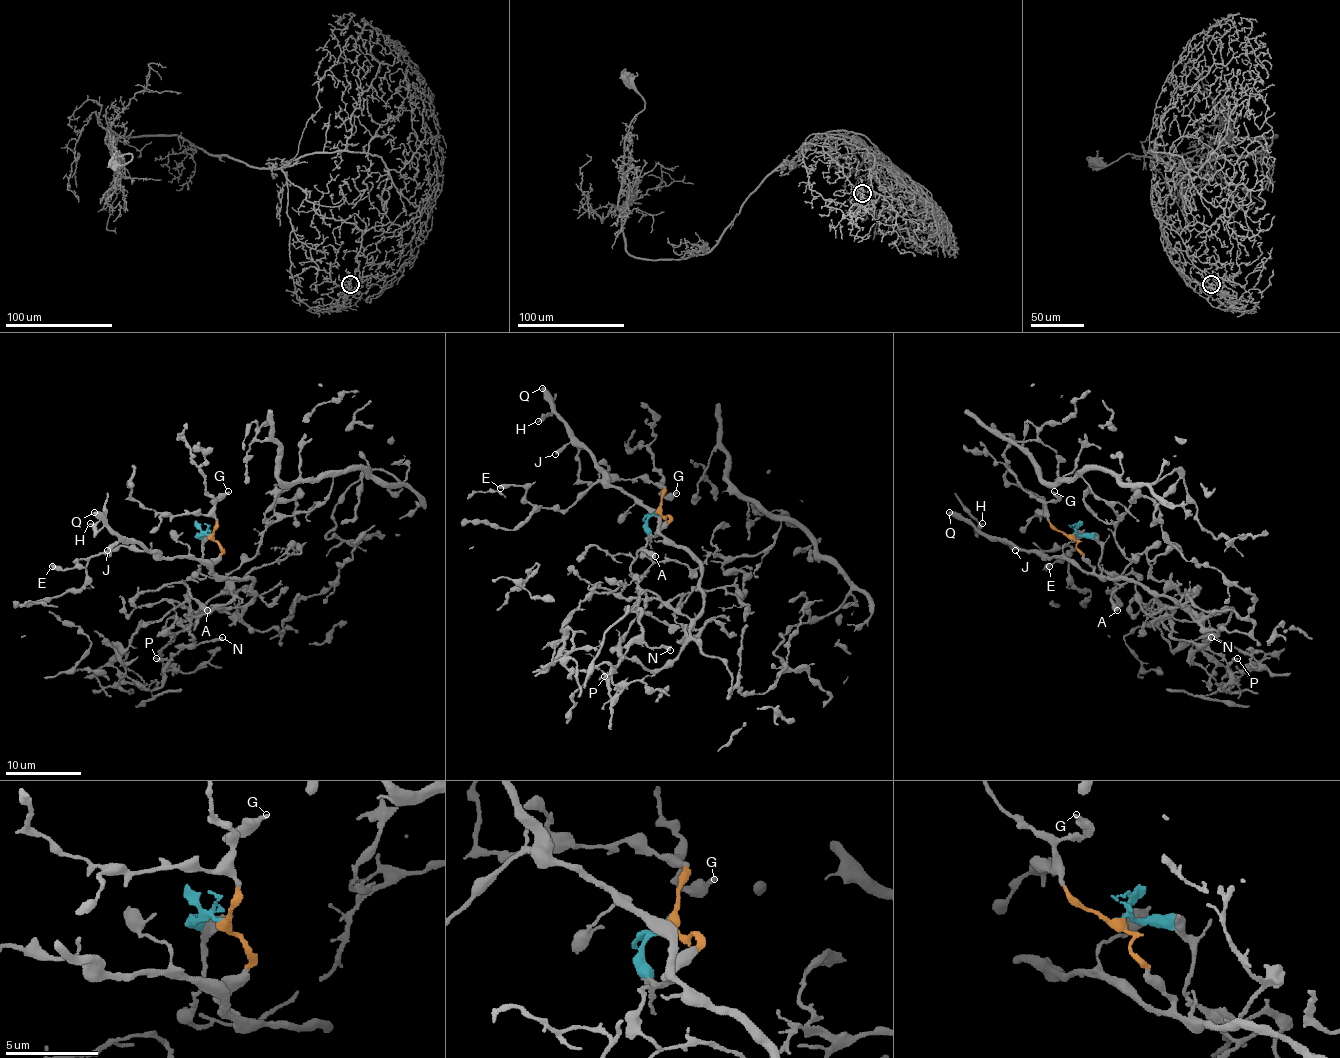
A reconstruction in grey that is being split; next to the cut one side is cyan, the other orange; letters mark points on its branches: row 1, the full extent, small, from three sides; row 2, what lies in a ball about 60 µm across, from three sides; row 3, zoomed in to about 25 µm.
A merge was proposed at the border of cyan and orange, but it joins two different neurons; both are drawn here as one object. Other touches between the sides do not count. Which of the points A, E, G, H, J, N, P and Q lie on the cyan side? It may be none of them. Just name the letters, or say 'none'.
A, N, P

